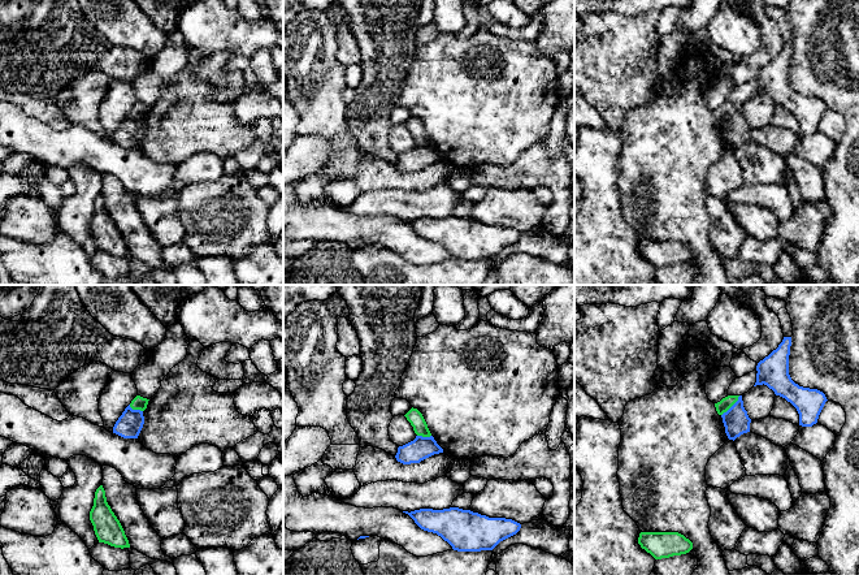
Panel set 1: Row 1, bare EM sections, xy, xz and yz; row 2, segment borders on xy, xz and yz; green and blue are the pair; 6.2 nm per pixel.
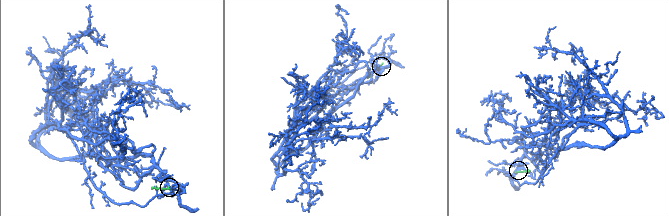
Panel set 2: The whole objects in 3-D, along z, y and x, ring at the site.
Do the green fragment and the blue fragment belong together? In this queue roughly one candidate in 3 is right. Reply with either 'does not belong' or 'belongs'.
does not belong

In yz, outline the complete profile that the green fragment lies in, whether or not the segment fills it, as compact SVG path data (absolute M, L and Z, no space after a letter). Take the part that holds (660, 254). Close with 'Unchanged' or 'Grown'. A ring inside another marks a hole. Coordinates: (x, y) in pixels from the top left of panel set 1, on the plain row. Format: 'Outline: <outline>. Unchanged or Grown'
Outline: M641 241L638 252L655 268L686 263L693 251L678 241Z. Unchanged

